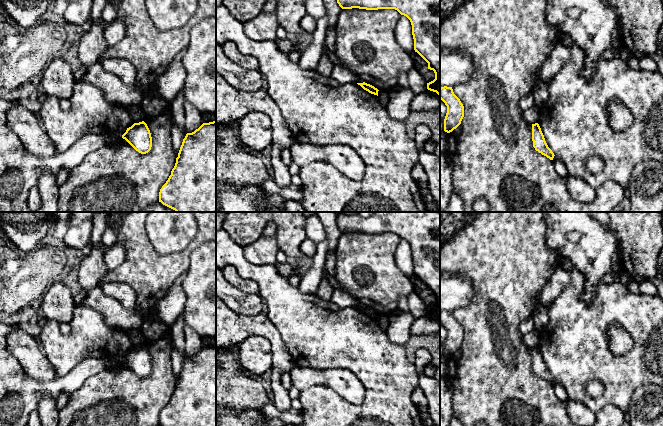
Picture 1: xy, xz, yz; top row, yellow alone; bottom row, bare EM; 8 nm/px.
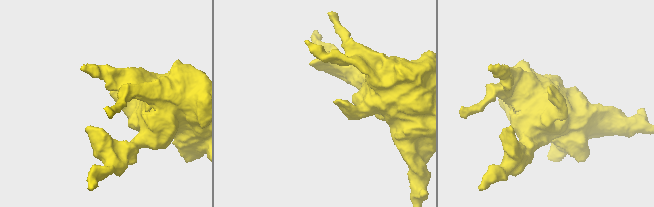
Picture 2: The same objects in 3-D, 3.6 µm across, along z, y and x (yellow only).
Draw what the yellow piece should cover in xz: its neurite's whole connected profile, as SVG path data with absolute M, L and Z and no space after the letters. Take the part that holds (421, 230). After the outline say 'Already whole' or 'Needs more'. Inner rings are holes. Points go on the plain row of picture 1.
M373 212L370 217L338 214L337 227L342 233L395 233L406 240L412 249L415 276L435 297L435 303L427 307L427 313L440 320L440 212Z. Already whole

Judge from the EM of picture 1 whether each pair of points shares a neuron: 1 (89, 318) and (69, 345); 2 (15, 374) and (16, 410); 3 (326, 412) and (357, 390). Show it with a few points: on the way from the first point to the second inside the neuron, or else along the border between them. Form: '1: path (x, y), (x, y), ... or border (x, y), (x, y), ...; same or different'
1: path (88, 325), (76, 338); same
2: path (14, 383), (14, 401); same
3: border (325, 385), (353, 403), (360, 403), (364, 399); different

